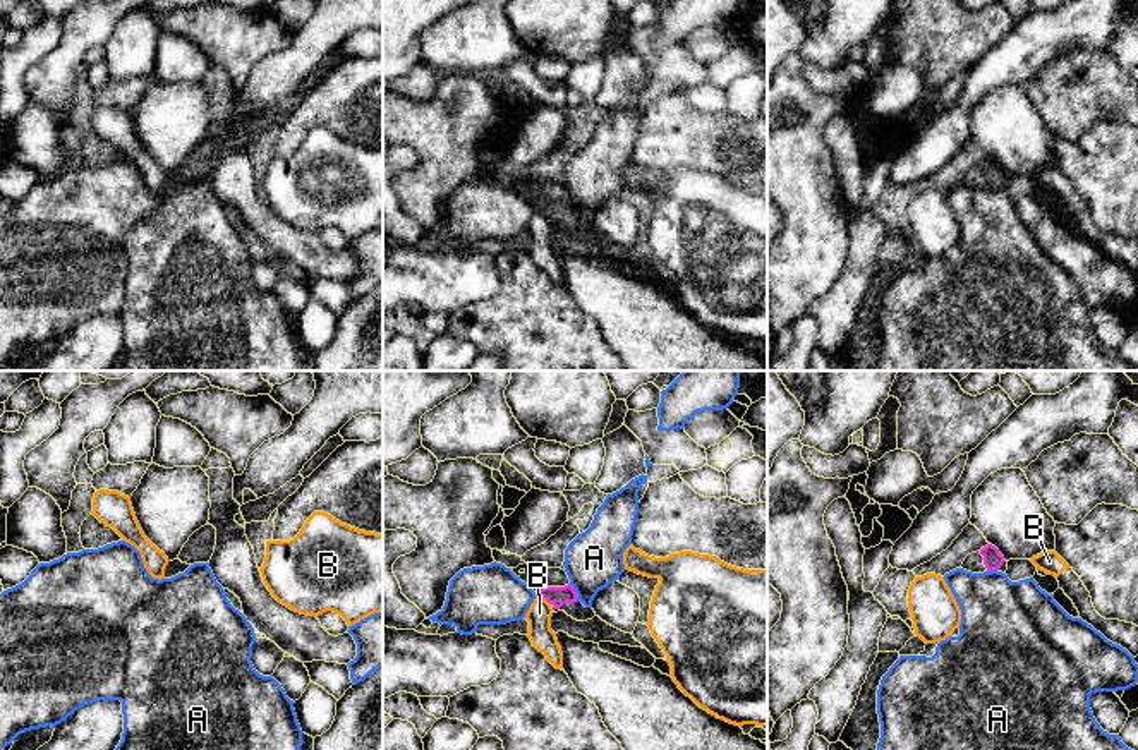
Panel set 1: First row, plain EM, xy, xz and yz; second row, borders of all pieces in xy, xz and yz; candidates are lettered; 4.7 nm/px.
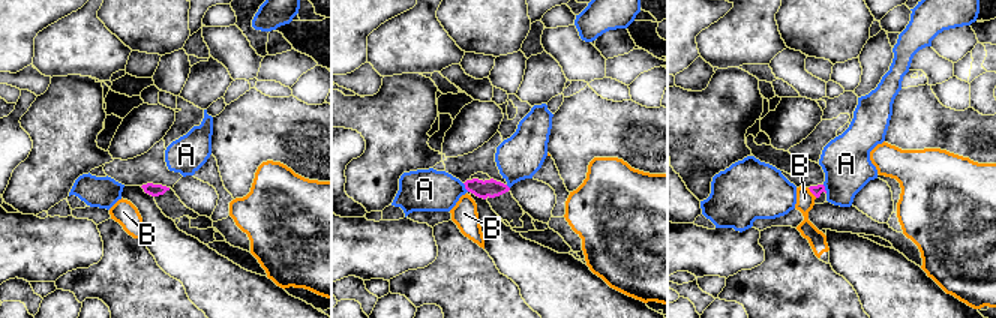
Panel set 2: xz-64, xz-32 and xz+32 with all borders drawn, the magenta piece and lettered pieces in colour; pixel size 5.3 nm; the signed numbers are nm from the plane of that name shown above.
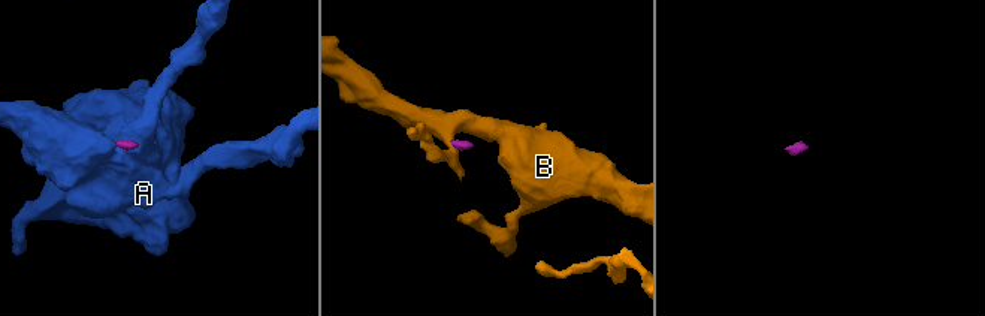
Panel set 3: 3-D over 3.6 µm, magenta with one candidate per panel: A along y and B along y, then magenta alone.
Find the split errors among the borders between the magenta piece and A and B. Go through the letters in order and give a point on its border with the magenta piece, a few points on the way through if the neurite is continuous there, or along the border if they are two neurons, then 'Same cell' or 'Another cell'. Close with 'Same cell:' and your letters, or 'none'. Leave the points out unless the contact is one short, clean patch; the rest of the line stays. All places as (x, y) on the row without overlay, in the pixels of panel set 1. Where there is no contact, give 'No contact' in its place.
A: Touches magenta at xz (575, 208). Boundary: xz (568, 199), (577, 217). Another cell
B: Touches magenta at xz (544, 213). Boundary: xz (538, 210), (550, 220). Another cell
Same cell: none

